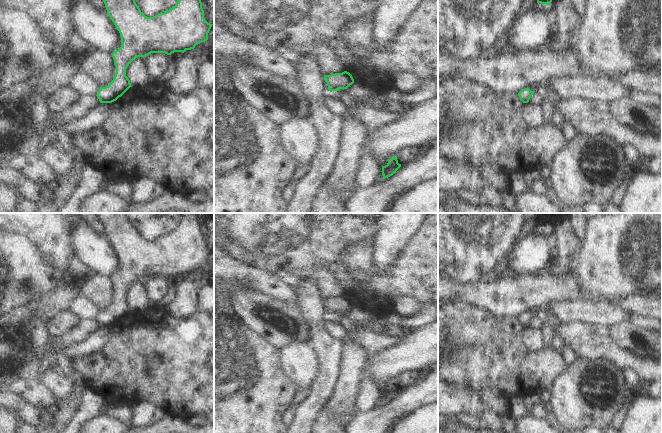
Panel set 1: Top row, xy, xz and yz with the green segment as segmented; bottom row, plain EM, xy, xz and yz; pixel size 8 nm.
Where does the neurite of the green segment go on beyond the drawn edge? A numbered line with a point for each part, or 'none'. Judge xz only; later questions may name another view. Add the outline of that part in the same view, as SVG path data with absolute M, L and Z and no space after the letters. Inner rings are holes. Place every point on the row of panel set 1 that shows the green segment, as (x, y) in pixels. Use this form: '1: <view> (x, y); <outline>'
none

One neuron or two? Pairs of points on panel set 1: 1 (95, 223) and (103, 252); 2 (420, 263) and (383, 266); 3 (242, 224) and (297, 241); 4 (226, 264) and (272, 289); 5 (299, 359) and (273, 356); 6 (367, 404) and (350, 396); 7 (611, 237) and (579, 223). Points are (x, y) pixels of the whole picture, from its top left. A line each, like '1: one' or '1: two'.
1: two
2: two
3: one
4: one
5: two
6: two
7: two

